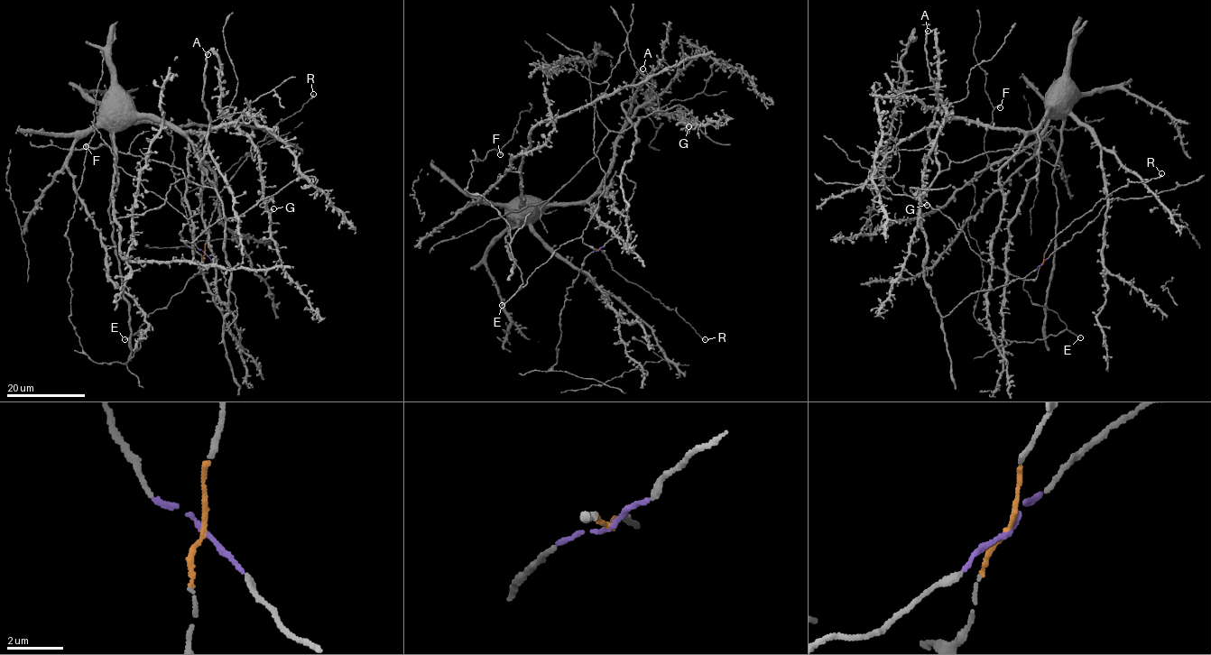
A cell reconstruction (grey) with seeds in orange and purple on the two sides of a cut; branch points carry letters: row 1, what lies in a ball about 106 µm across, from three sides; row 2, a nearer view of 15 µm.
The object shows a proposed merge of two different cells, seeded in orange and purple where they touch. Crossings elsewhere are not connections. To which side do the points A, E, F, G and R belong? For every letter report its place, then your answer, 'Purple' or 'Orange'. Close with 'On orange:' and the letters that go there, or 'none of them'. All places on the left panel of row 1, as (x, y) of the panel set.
A: Place: (207, 54). Purple
E: Place: (124, 339). Orange
F: Place: (86, 146). Orange
G: Place: (273, 208). Purple
R: Place: (313, 94). Orange
On orange: E, F, R

